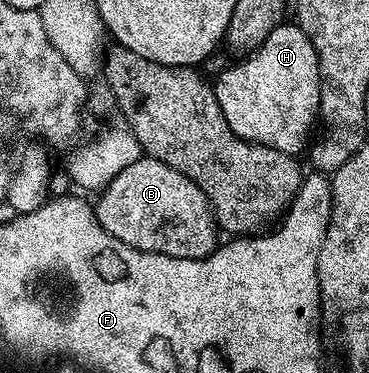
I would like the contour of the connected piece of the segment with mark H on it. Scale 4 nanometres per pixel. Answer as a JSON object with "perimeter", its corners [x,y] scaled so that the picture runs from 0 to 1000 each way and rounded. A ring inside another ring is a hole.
{"perimeter":[[[767,64],[664,153],[659,166],[618,180],[575,220],[607,322],[618,322],[640,365],[734,391],[772,413],[816,416],[816,402],[821,410],[832,399],[835,373],[867,316],[862,282],[873,196],[846,107],[805,64]]]}

